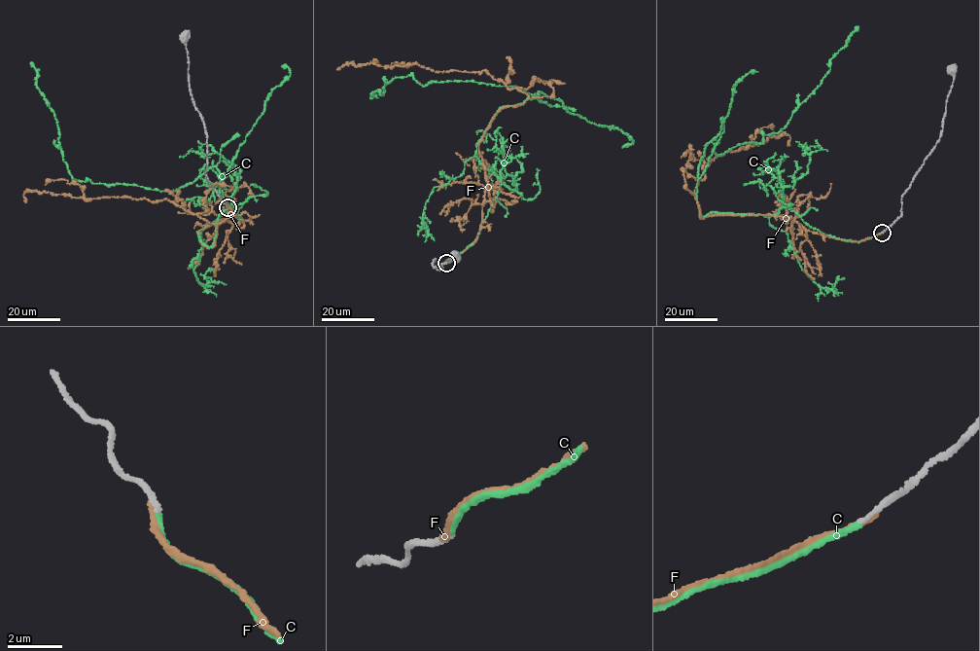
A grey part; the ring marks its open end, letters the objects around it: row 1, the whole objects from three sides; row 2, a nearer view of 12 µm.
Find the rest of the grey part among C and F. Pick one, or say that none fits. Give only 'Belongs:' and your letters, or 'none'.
Belongs: C

